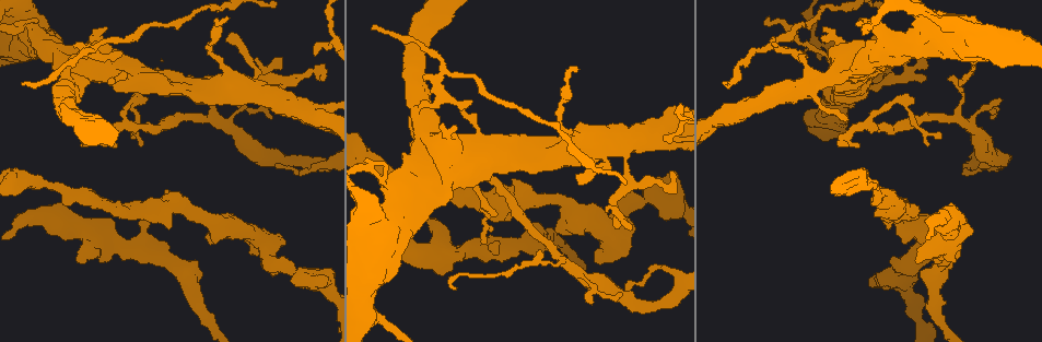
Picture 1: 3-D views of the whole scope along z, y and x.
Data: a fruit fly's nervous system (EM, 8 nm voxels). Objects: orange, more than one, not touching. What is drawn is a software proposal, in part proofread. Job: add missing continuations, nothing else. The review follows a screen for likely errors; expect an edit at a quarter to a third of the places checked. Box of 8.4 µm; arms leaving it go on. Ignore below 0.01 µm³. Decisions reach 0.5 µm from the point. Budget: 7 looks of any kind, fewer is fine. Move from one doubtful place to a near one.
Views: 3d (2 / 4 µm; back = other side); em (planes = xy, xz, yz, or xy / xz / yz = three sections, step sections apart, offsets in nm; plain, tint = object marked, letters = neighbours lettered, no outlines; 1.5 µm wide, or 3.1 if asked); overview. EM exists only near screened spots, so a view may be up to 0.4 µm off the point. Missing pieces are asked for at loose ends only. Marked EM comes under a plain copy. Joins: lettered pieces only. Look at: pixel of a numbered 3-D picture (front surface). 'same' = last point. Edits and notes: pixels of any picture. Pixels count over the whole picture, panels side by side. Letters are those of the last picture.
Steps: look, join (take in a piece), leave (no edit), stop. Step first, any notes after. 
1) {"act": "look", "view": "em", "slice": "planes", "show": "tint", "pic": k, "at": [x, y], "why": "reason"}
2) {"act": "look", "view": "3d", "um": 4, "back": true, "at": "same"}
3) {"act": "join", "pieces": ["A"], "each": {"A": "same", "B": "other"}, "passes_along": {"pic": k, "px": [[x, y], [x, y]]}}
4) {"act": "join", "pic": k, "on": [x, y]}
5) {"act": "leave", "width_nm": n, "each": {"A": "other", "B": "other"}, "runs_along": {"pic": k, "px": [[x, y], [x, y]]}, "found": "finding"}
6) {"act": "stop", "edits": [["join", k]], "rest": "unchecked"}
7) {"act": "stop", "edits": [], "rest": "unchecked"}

{"act": "look", "view": "em", "slice": "planes", "show": "letters", "pic": 1, "at": [82, 261], "why": "branch stops here"}

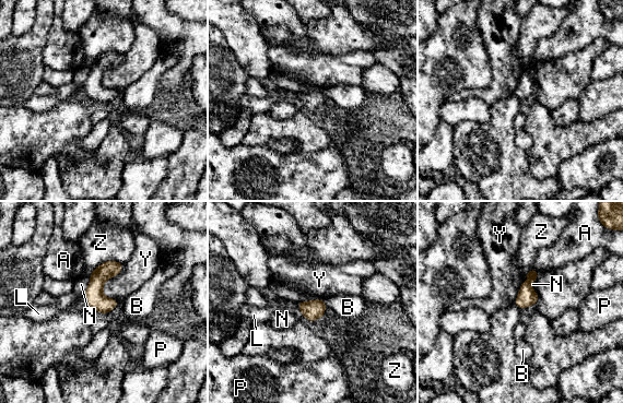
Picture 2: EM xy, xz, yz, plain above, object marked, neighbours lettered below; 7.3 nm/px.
{"act": "leave", "each": {"A": "other", "B": "other", "L": "other", "N": "other", "P": "other", "Y": "other", "Z": "other"}, "runs_along": {"pic": 2, "px": [[119, 264], [96, 283], [95, 307]]}, "found": "no lettered piece goes on from it"}

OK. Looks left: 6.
{"act": "look", "view": "3d", "um": 2, "pic": 1, "at": [82, 145], "why": "free end"}

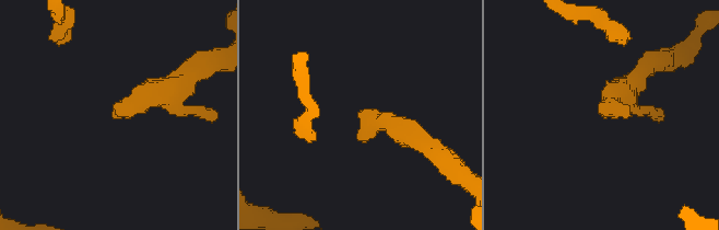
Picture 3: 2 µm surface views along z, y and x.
{"act": "look", "view": "em", "slice": "planes", "show": "tint", "pic": 3, "at": [362, 140]}

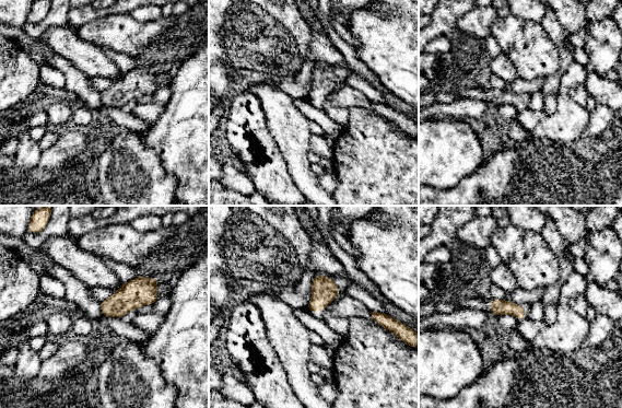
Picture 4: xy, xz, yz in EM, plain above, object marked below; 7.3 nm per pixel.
{"act": "look", "view": "em", "slice": "planes", "show": "letters", "at": "same"}

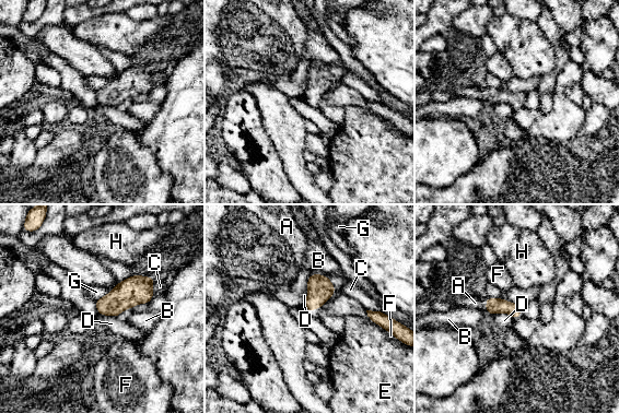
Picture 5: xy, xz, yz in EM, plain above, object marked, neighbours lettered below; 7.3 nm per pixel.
{"act": "join", "pieces": ["A"], "width_nm": 110, "each": {"A": "same", "B": "other", "C": "other", "D": "other", "E": "other", "F": "other", "G": "other", "H": "other"}, "found": "it goes on there"}

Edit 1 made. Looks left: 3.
{"act": "stop", "edits": [["join", 5]], "rest": "unchecked"}

